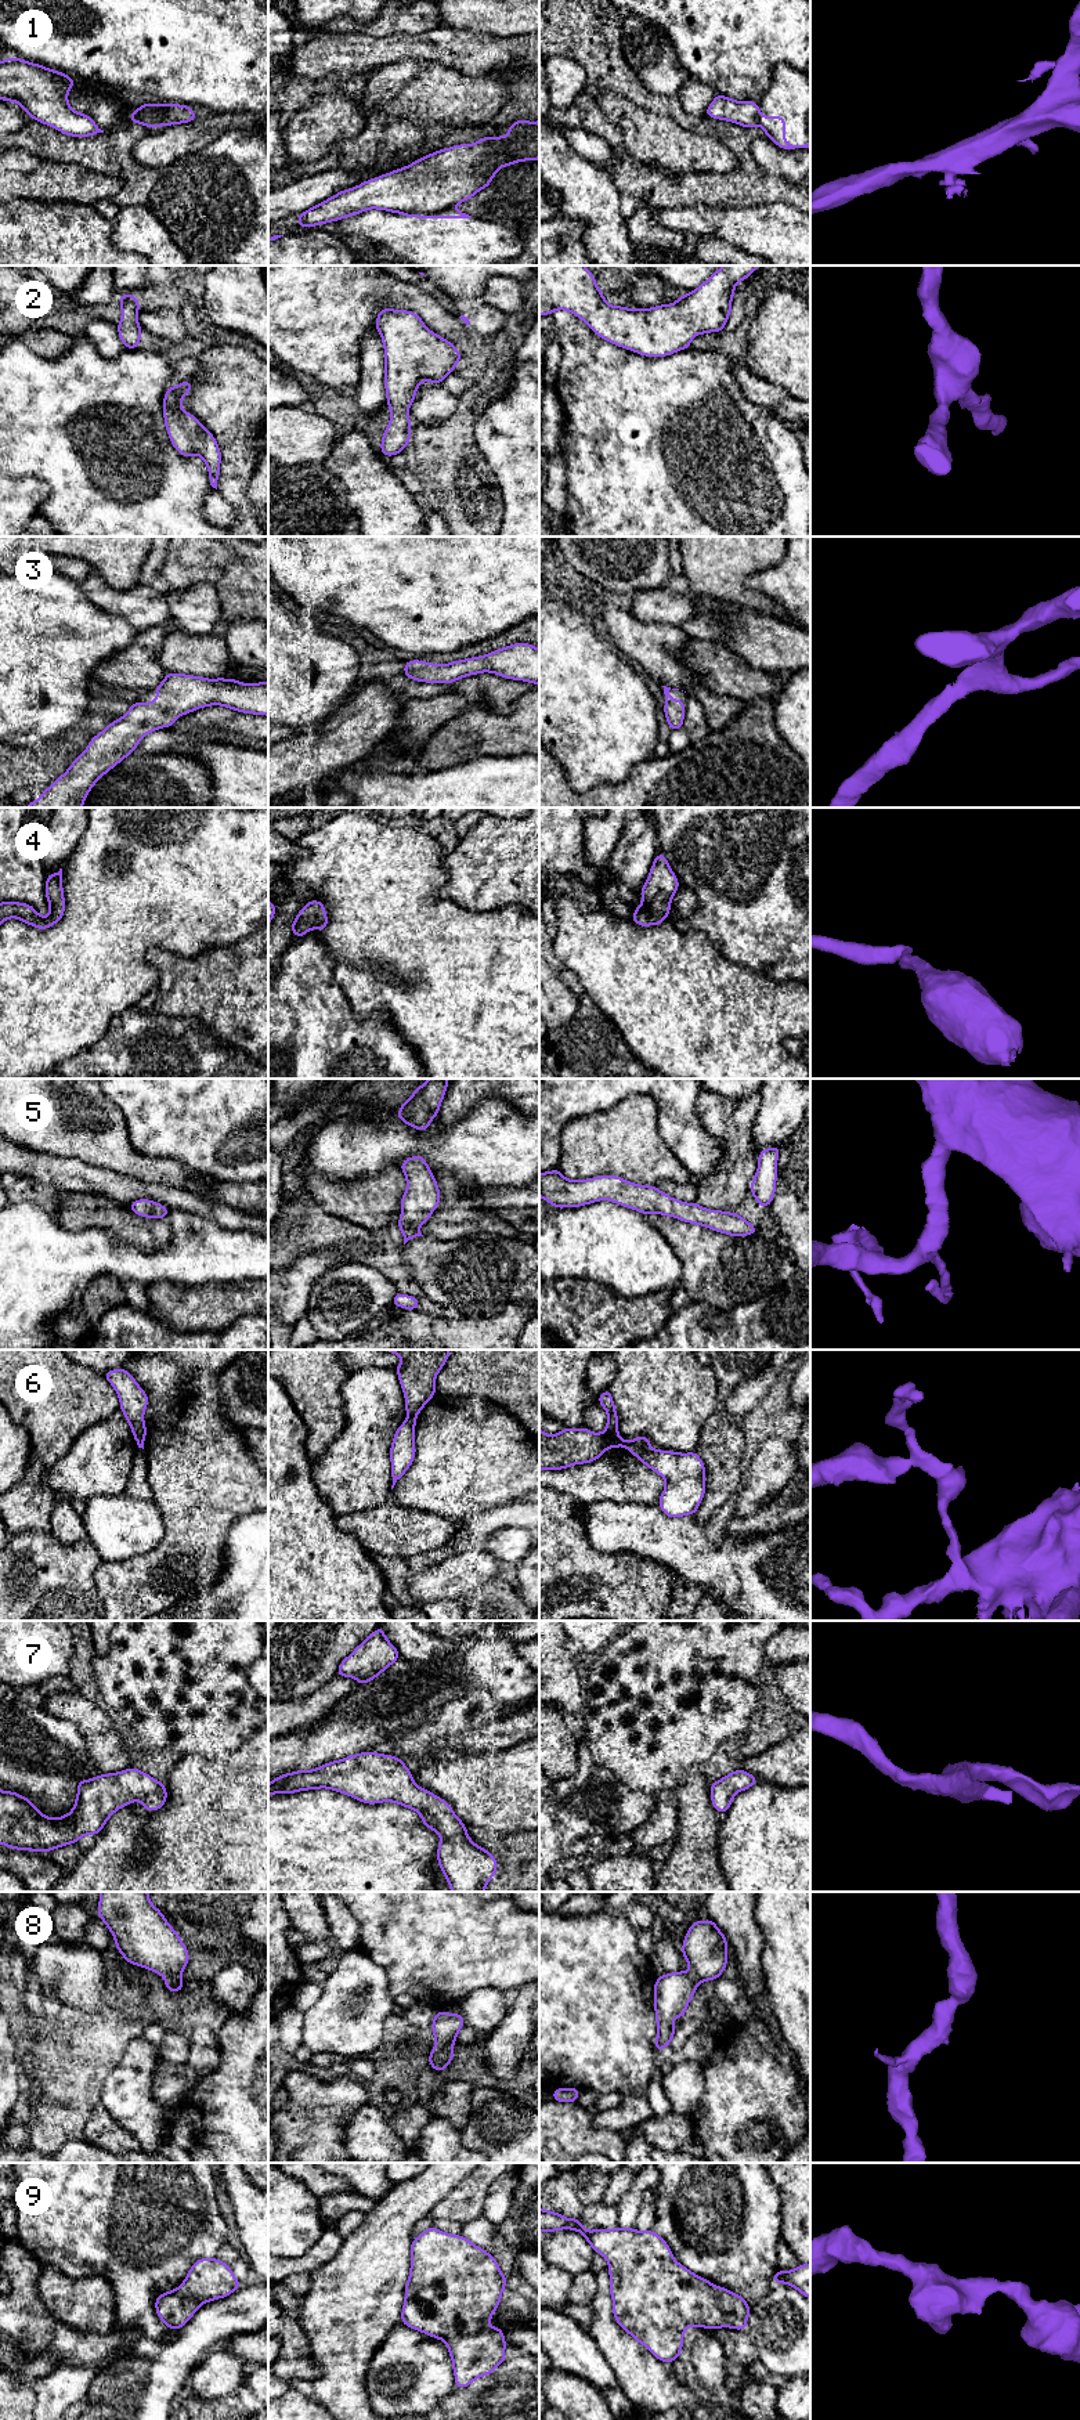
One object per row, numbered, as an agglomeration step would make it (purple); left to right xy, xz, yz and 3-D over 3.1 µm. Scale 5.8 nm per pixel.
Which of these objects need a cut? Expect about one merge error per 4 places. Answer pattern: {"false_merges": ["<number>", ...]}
{"false_merges": ["1", "6"]}

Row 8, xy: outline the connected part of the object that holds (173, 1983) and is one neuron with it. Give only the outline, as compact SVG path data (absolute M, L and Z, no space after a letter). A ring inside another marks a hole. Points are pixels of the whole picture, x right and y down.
M101 1892L97 1917L111 1930L127 1964L159 1973L170 1993L184 1990L181 1973L189 1961L188 1950L162 1911L151 1903L148 1892Z

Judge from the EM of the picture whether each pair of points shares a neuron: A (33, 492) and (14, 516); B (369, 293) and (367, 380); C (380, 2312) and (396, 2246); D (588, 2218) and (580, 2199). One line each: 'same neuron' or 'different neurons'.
A: same neuron
B: different neurons
C: same neuron
D: different neurons

